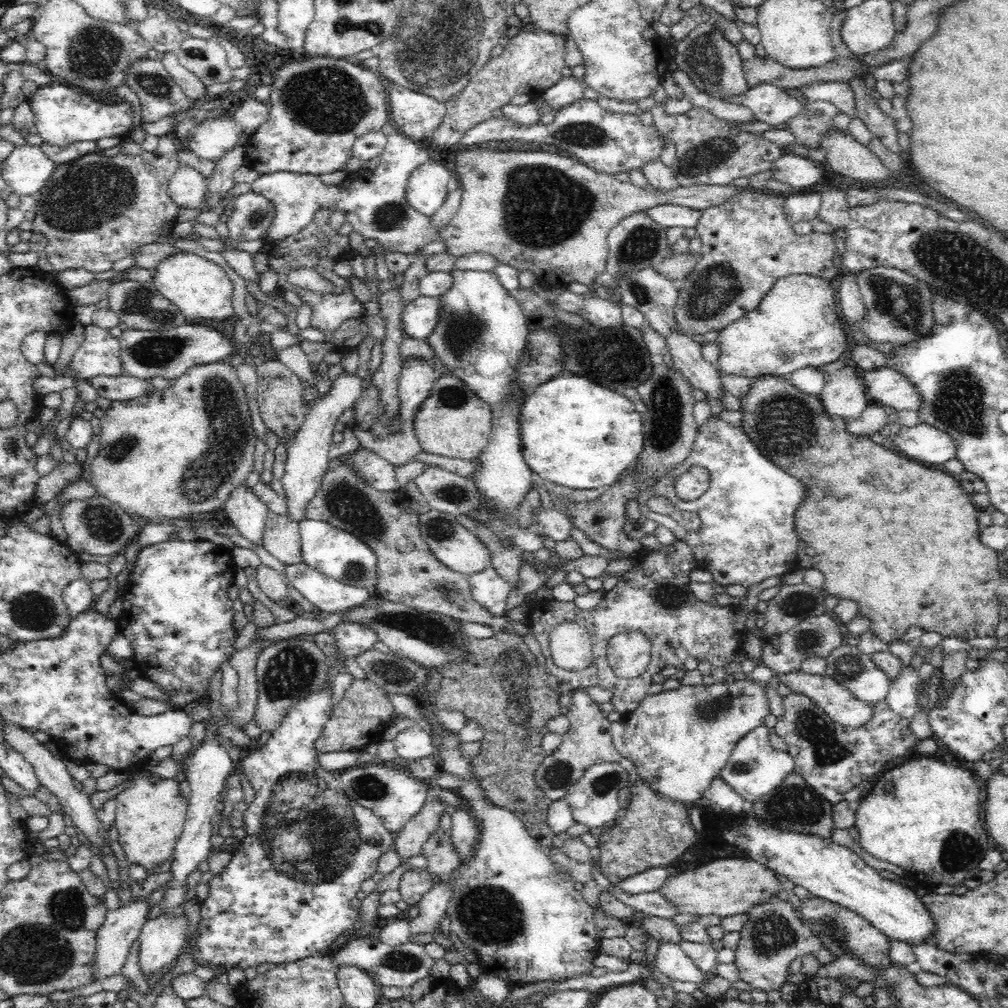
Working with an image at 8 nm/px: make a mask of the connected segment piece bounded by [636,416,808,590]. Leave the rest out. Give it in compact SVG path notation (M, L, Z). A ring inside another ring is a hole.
M711 416L698 429L690 454L674 470L670 470L666 476L662 476L656 482L656 484L648 486L636 498L641 515L650 520L655 520L660 526L666 526L677 539L684 540L695 554L694 558L697 561L698 568L708 570L715 582L724 587L740 585L749 590L752 586L758 586L758 584L762 584L764 580L768 580L770 577L784 577L798 568L796 552L799 540L795 529L795 515L800 504L803 504L804 498L808 496L808 488L795 476L778 467L772 459L768 459L764 452L756 447L756 444L752 444L752 439L748 437L741 427L733 427L719 416ZM692 466L706 468L710 473L710 478L709 487L704 494L696 498L696 500L688 502L676 495L674 485L676 478L680 477ZM652 496L668 498L678 510L695 512L701 520L698 530L696 532L688 532L686 528L681 527L674 519L659 512L651 511L647 507L647 502Z

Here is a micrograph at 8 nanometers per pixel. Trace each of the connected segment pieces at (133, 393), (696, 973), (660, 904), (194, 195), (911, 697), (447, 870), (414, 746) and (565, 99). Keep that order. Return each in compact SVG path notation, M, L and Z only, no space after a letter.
M124 374L120 376L94 376L88 382L96 389L99 396L111 401L126 402L126 400L142 398L155 390L147 379Z
M660 942L655 954L655 967L673 980L698 982L704 980L703 972L686 956L679 944Z
M614 885L605 891L621 900L626 906L634 908L637 915L652 915L672 919L673 916L679 914L675 907L672 907L672 904L668 903L668 900L665 900L657 890L649 893L630 894L618 885Z
M180 164L169 182L169 198L178 209L199 208L207 187L206 177L188 164Z
M908 666L901 668L898 678L890 682L885 702L897 716L910 721L915 716L918 711L916 691L918 681L918 670Z
M439 826L423 845L421 855L427 860L426 870L439 878L445 877L461 865L459 853L451 842L450 834Z
M418 724L399 732L393 741L397 755L404 760L422 760L436 752L430 733Z
M566 72L561 80L558 80L552 88L548 88L543 94L544 102L556 115L562 108L576 103L583 98L583 92L587 89L584 78L577 79Z

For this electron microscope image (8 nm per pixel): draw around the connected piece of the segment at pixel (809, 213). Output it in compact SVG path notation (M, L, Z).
M816 189L800 193L791 191L786 195L783 207L792 228L795 224L810 223L819 214L821 193Z

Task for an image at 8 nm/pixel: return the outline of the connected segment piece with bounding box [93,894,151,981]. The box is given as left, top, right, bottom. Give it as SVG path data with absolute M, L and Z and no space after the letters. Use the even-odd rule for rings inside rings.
M149 896L140 898L138 900L131 900L124 906L109 907L105 914L104 922L98 929L96 935L96 952L95 952L95 965L93 966L93 976L95 980L102 981L110 979L111 976L121 974L121 968L128 958L128 950L132 946L134 940L138 940L141 928L148 920Z

